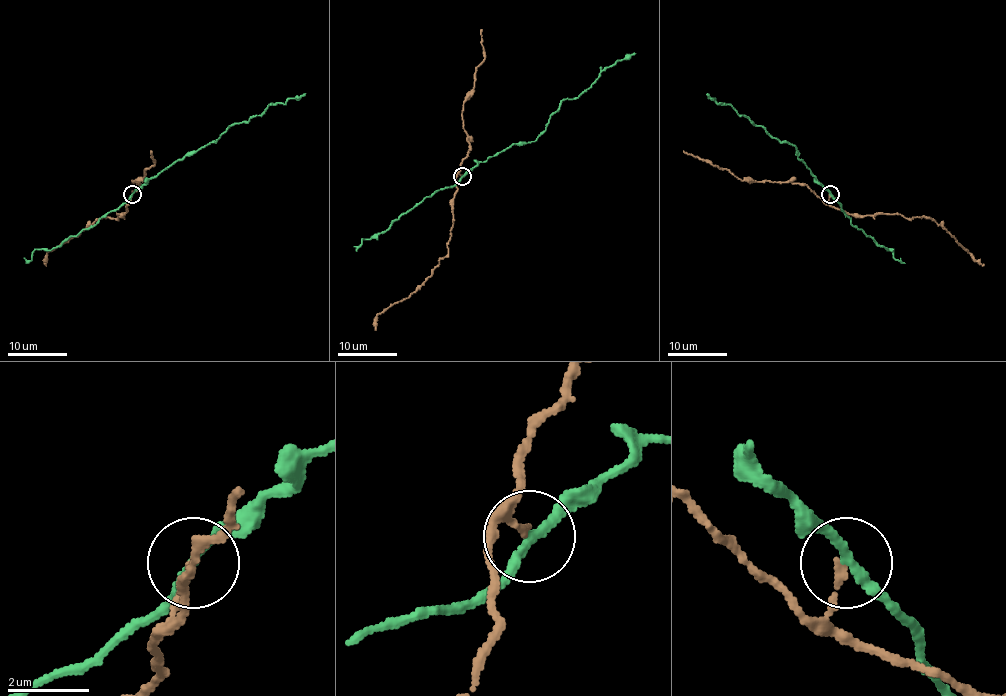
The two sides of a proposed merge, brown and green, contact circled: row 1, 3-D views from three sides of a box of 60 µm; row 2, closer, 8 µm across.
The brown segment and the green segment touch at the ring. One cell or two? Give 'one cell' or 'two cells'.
two cells

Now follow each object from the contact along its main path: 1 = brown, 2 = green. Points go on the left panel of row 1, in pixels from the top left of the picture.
1: (131, 195), (124, 214), (110, 219), (103, 217), (88, 225), (76, 237), (51, 250), (45, 265)
2: (131, 195), (182, 158), (215, 143), (233, 123), (260, 116), (270, 104), (285, 104), (291, 98), (306, 93)

